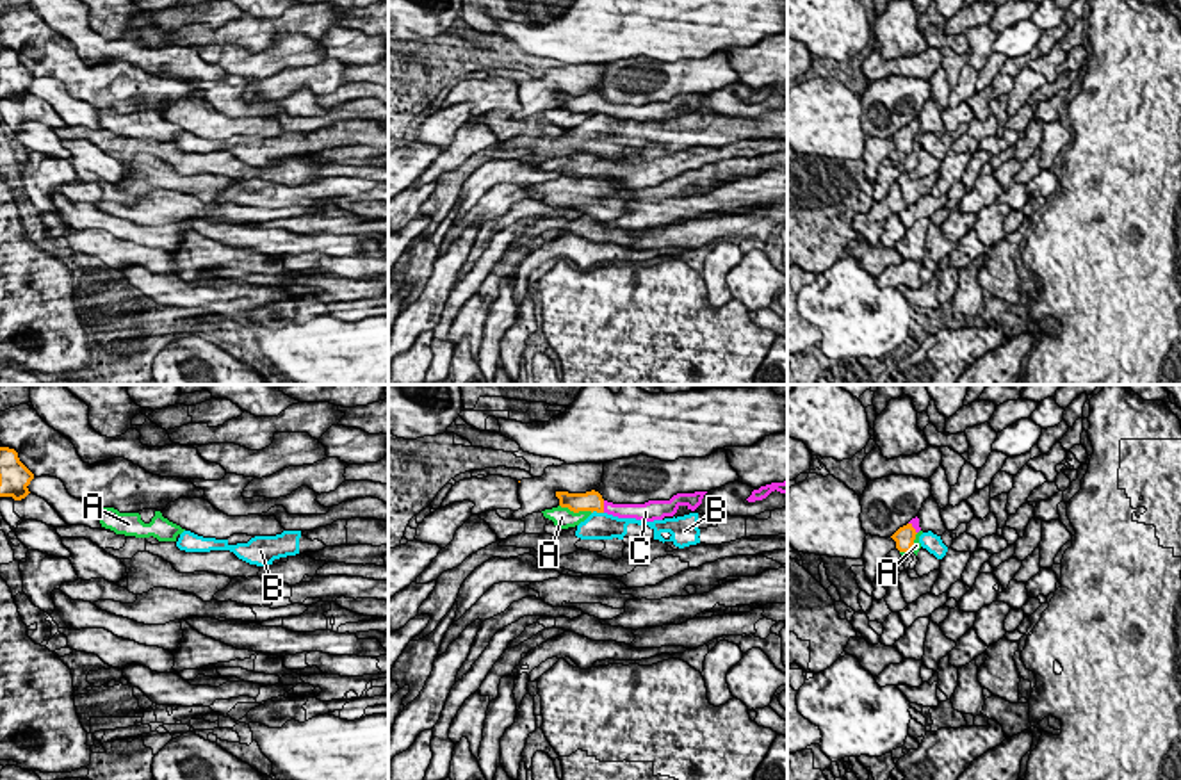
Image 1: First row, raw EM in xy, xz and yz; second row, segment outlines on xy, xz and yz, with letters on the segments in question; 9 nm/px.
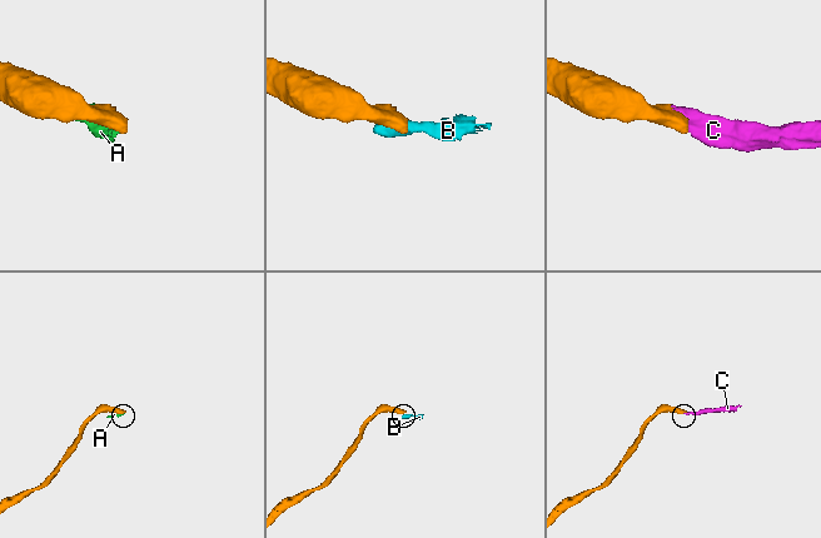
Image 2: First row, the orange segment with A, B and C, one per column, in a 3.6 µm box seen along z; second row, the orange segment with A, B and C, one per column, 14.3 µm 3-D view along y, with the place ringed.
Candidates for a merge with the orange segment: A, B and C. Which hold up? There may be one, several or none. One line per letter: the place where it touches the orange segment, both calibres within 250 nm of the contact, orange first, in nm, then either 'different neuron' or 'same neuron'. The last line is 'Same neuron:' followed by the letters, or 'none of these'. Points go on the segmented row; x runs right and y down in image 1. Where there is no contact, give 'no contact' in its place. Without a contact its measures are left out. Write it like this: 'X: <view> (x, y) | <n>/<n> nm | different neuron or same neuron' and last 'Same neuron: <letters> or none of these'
A: xz (576, 511) | 190/190 nm | different neuron
B: xz (597, 511) | 190/260 nm | different neuron
C: xz (602, 506) | 190/130 nm | same neuron
Same neuron: C

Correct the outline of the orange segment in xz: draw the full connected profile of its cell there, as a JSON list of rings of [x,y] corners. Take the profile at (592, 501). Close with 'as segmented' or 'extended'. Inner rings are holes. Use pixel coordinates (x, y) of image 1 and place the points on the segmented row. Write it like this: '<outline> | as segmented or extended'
[[[595,490],[586,493],[556,492],[561,508],[568,508],[574,513],[597,511],[607,513],[618,518],[636,518],[641,522],[663,520],[673,516],[680,506],[695,511],[707,492],[677,493],[670,500],[648,500],[645,504],[613,504],[602,499]]] | extended

